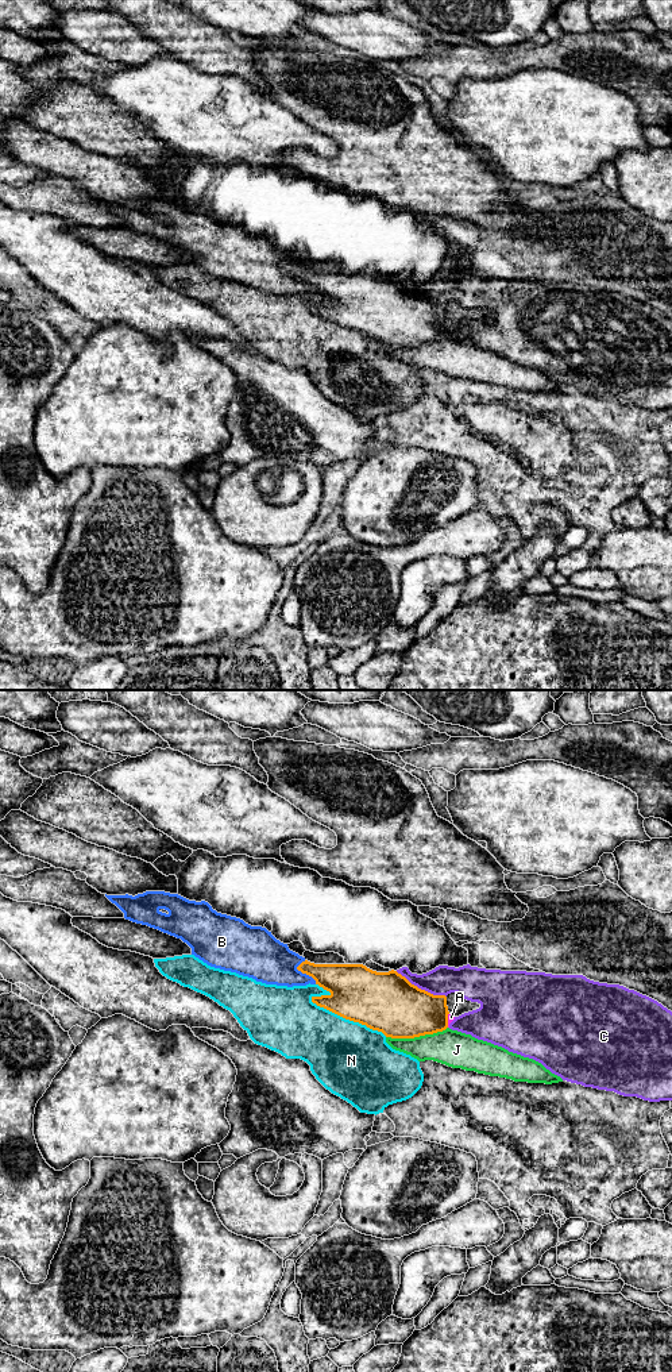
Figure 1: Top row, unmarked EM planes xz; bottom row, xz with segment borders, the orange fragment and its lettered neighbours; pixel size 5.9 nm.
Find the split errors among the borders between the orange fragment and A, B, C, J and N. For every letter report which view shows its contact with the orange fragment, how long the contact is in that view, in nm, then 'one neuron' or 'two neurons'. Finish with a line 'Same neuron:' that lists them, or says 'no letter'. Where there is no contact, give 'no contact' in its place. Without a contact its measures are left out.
A: xz | 90 nm | one neuron
B: xz | 170 nm | two neurons
C: xz | 340 nm | two neurons
J: xz | 380 nm | two neurons
N: xz | 550 nm | two neurons
Same neuron: A

